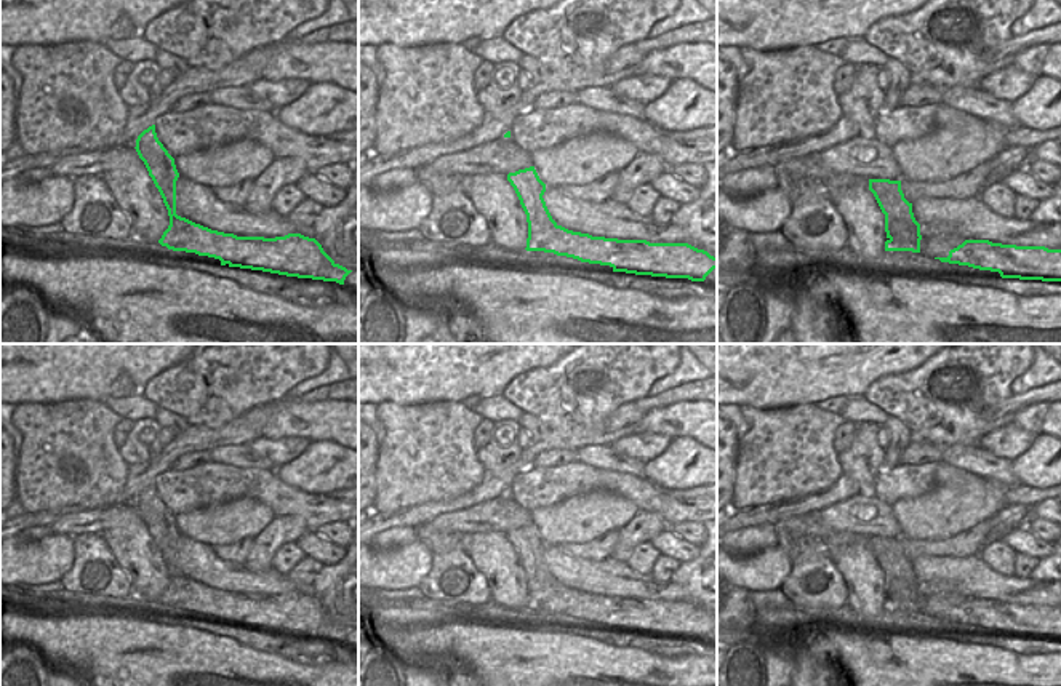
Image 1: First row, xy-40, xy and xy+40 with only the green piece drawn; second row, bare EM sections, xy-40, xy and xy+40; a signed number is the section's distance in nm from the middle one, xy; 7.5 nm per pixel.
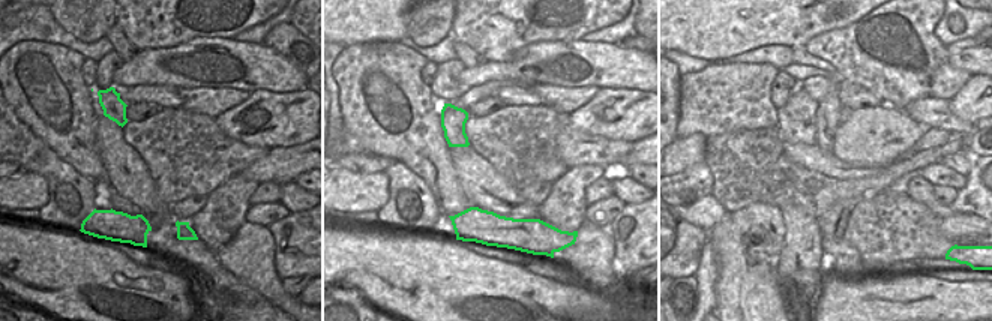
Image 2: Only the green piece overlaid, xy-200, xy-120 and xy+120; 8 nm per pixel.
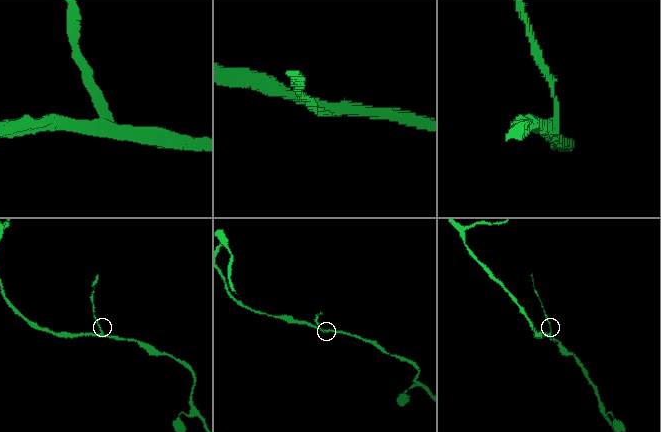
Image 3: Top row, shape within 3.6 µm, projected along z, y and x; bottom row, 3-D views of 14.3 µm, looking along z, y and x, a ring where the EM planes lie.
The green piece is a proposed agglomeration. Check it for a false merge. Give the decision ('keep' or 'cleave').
cleave

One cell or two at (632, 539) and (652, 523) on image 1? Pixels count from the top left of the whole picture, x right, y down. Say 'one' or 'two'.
one

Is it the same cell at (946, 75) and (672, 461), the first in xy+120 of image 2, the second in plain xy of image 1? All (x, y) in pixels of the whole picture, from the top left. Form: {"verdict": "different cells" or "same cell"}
{"verdict": "different cells"}

